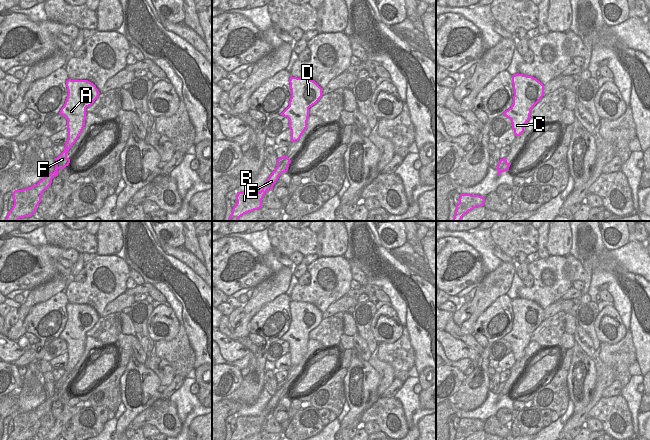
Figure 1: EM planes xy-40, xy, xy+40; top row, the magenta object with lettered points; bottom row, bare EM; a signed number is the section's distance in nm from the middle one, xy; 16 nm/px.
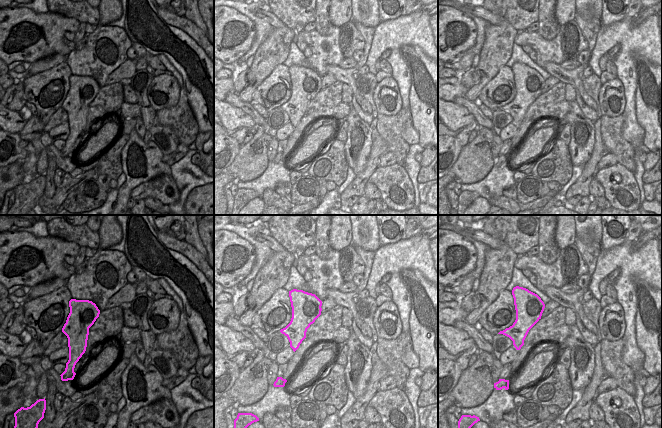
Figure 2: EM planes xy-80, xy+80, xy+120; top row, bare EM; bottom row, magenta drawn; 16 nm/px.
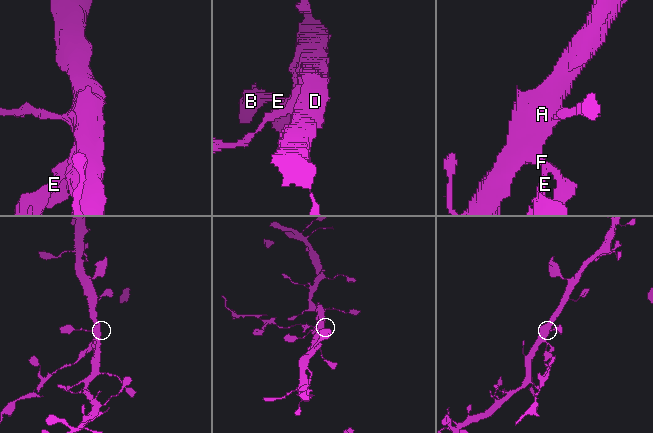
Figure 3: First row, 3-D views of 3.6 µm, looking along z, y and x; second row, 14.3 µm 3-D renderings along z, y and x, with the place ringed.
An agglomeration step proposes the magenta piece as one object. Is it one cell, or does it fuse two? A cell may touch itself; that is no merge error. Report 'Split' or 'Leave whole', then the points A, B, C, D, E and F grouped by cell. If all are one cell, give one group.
Split. Groups: A C D F / B E

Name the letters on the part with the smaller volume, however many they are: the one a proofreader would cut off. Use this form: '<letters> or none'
B, E

